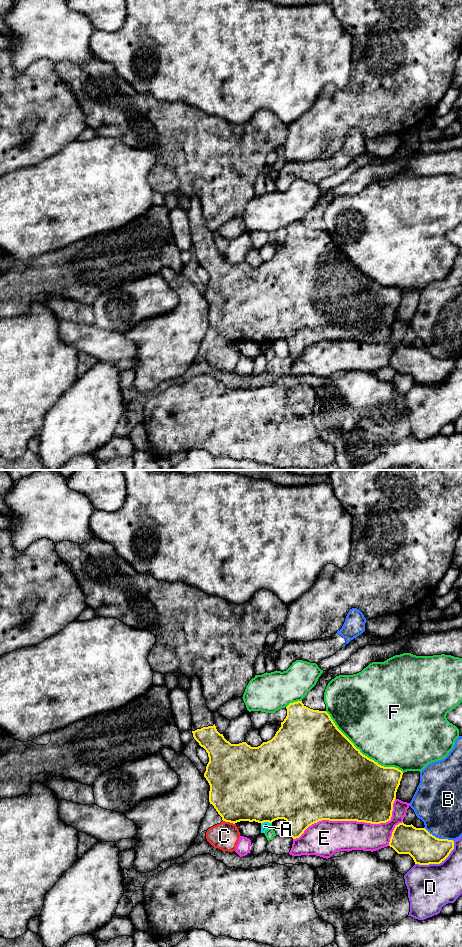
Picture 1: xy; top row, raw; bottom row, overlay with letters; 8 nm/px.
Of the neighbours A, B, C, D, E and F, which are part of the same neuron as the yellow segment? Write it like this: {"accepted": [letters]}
{"accepted": []}

